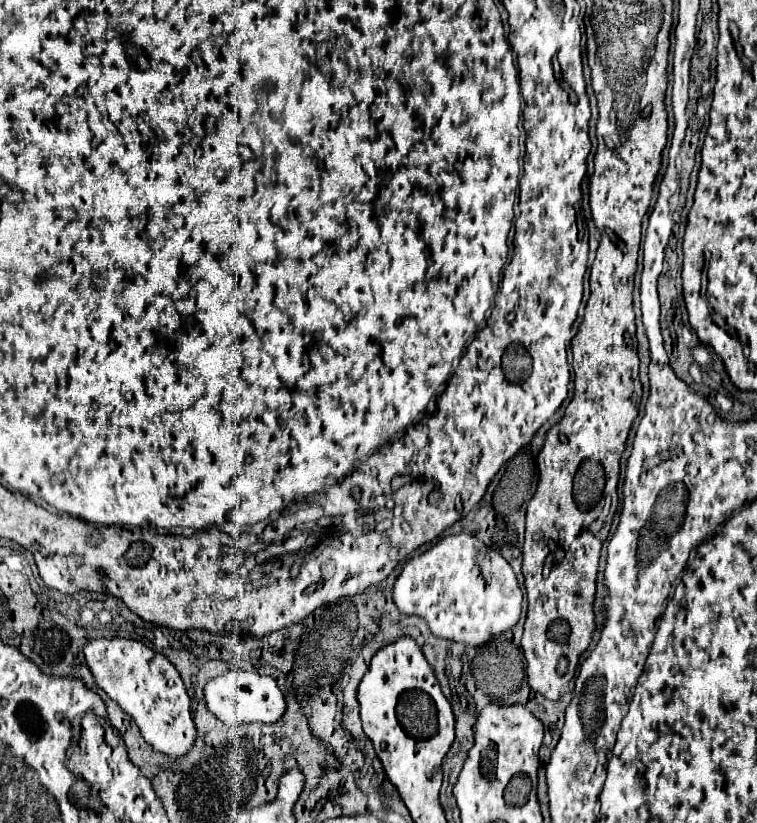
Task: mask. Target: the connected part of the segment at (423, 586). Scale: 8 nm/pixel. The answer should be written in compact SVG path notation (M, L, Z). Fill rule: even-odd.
M461 533L439 539L403 567L393 585L393 603L403 615L421 617L433 637L481 647L517 625L521 589L511 565L497 551Z

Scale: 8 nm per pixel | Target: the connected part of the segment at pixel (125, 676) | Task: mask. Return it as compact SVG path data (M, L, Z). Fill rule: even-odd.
M115 637L87 643L85 659L97 685L137 721L143 739L155 751L167 755L169 761L175 763L193 749L197 729L191 719L191 701L179 671L165 655L151 651L139 641Z

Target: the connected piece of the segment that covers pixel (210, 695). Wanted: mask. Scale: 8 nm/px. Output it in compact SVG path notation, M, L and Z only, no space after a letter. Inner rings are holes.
M231 669L225 675L211 679L205 687L205 701L209 711L229 725L241 723L277 723L287 709L285 697L277 685L277 679L271 675L259 675L253 671Z

